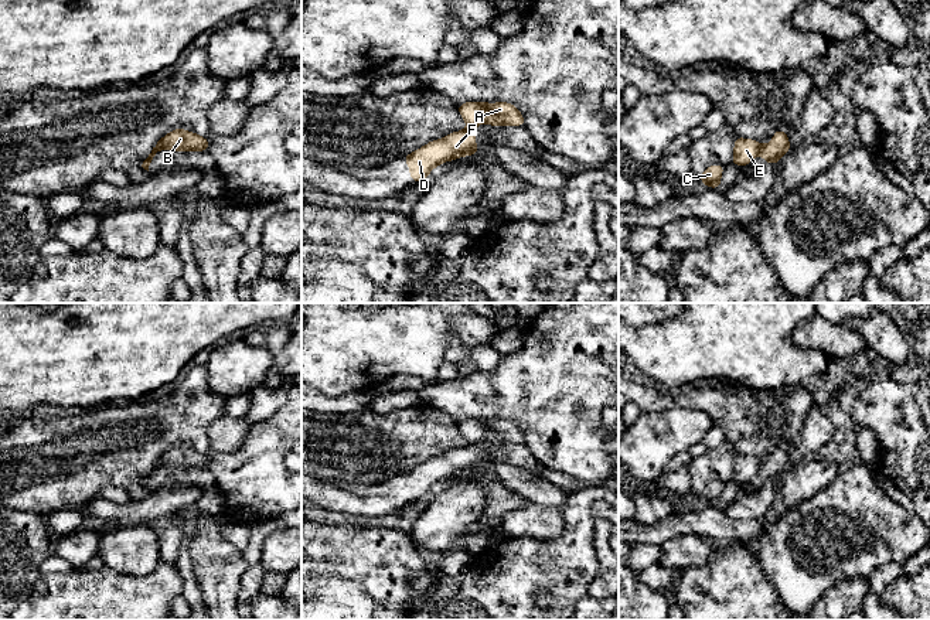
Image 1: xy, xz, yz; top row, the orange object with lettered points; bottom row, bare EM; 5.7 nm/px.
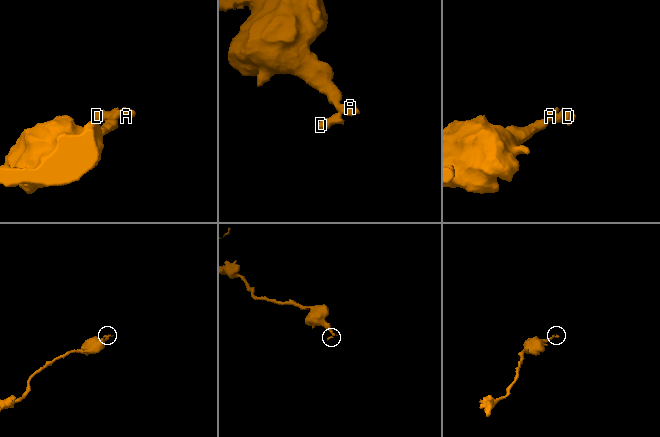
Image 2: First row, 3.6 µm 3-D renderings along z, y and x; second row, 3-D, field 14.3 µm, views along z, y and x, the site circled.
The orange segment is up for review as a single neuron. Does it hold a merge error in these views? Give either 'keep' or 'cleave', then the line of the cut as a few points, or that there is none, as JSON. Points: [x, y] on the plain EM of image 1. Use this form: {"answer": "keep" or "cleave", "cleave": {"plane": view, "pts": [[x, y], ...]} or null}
{"answer": "cleave", "cleave": {"plane": "yz", "pts": [[762, 463], [759, 469]]}}

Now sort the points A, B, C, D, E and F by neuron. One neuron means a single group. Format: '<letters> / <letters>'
A B C E / D F

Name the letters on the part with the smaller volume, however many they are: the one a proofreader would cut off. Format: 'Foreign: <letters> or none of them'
Foreign: D, F

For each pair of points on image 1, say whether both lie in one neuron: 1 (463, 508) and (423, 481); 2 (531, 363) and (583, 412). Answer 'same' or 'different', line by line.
1: different
2: same

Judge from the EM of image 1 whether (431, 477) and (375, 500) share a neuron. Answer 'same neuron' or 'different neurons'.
same neuron

